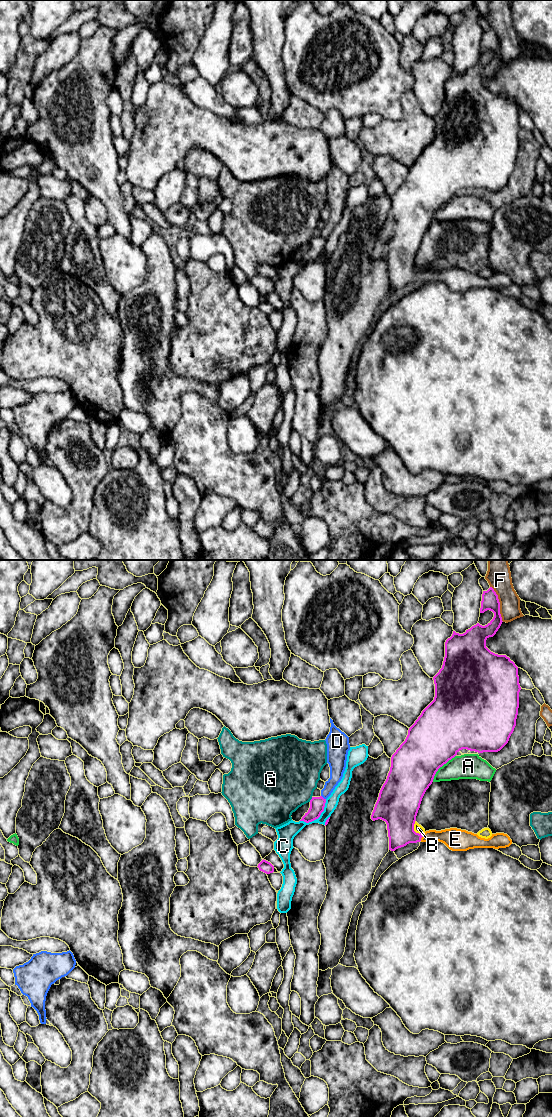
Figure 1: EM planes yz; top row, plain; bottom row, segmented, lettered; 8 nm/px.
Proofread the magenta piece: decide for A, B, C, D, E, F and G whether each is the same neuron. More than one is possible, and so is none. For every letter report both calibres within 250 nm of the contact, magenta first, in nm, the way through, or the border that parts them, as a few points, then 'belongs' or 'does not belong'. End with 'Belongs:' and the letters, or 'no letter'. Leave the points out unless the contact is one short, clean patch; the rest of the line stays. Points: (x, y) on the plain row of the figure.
A: 420/200 nm | does not belong
B: 340/70 nm | does not belong
C: 120/120 nm | does not belong
D: 120/110 nm | does not belong
E: 260/170 nm | across yz (400, 254), (401, 262), (422, 276), (448, 276), (453, 278) | belongs
F: 140/190 nm | does not belong
G: 120/460 nm | does not belong
Belongs: E

